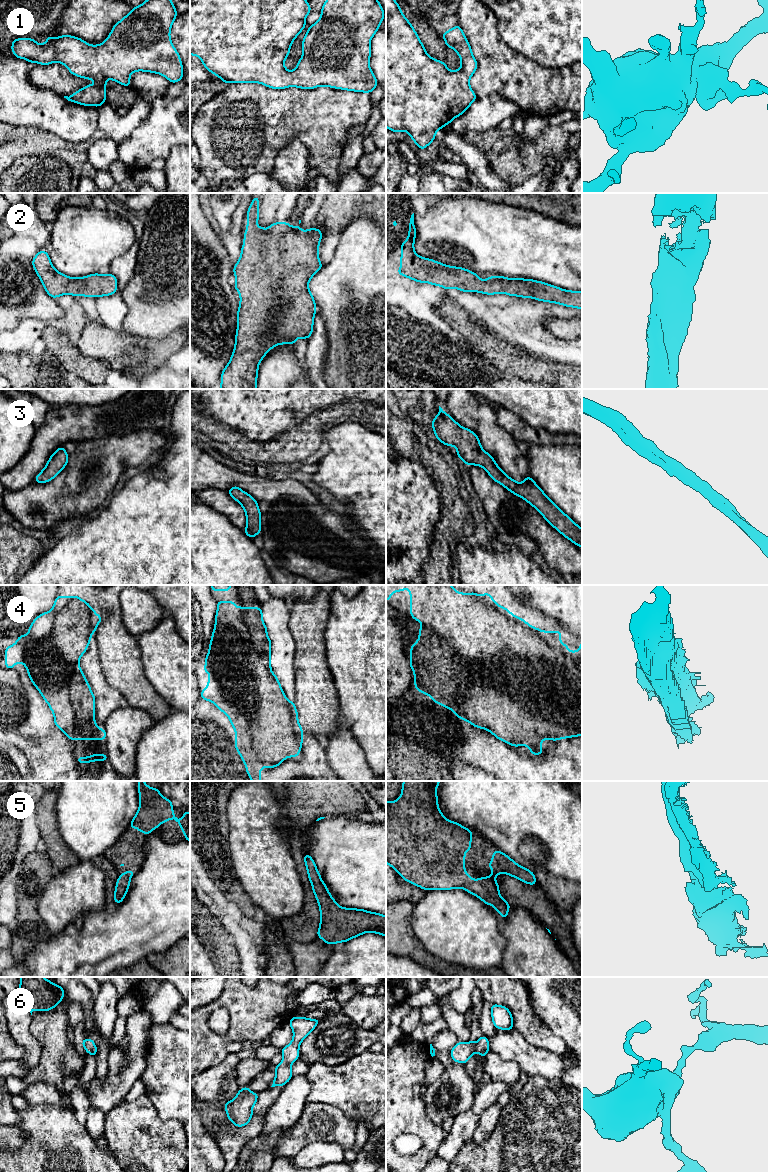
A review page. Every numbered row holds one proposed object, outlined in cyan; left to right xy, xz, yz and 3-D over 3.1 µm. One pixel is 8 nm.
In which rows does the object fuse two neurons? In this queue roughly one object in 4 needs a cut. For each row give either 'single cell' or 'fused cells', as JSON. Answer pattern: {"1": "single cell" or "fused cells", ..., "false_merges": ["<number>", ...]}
{"1": "single cell", "2": "single cell", "3": "single cell", "4": "single cell", "5": "single cell", "6": "single cell", "false_merges": []}

